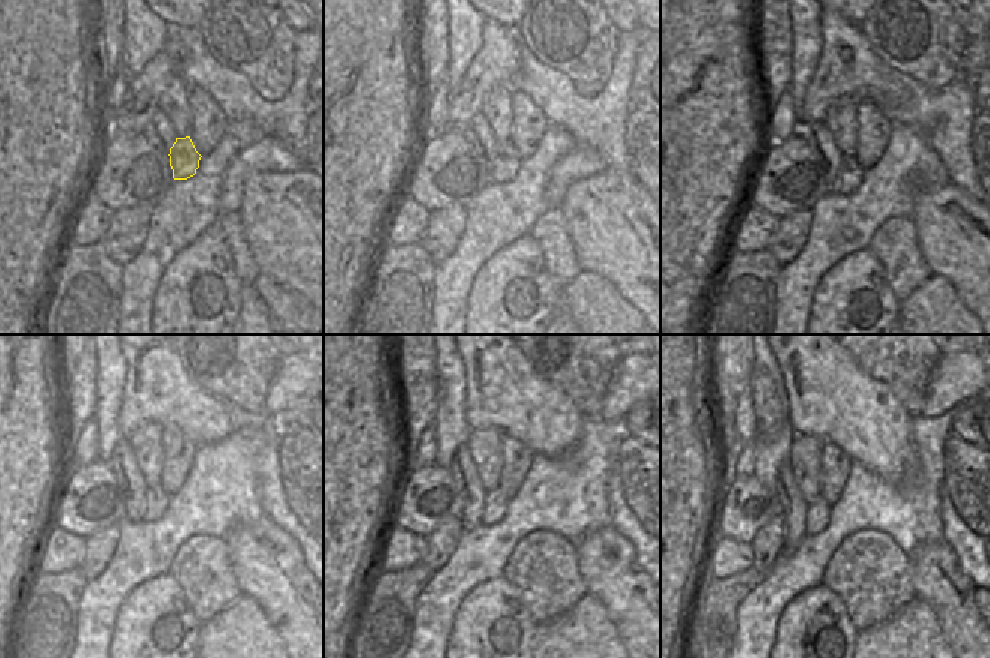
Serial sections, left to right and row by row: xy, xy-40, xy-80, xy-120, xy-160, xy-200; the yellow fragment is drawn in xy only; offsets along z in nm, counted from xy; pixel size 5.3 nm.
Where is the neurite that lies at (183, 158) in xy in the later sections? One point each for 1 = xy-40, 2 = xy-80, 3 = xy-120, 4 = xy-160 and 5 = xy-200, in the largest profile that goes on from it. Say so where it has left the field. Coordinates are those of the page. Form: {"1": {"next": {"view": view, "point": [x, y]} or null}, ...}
{"1": {"next": {"view": "xy-40", "point": [515, 164]}}, "2": {"next": {"view": "xy-80", "point": [849, 174]}}, "3": {"next": {"view": "xy-120", "point": [156, 499]}}, "4": {"next": {"view": "xy-160", "point": [495, 502]}}, "5": {"next": {"view": "xy-200", "point": [824, 511]}}}

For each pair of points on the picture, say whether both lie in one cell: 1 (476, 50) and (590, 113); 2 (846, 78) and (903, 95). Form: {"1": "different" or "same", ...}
{"1": "different", "2": "same"}

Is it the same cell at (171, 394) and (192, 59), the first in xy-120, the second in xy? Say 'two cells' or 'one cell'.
one cell

